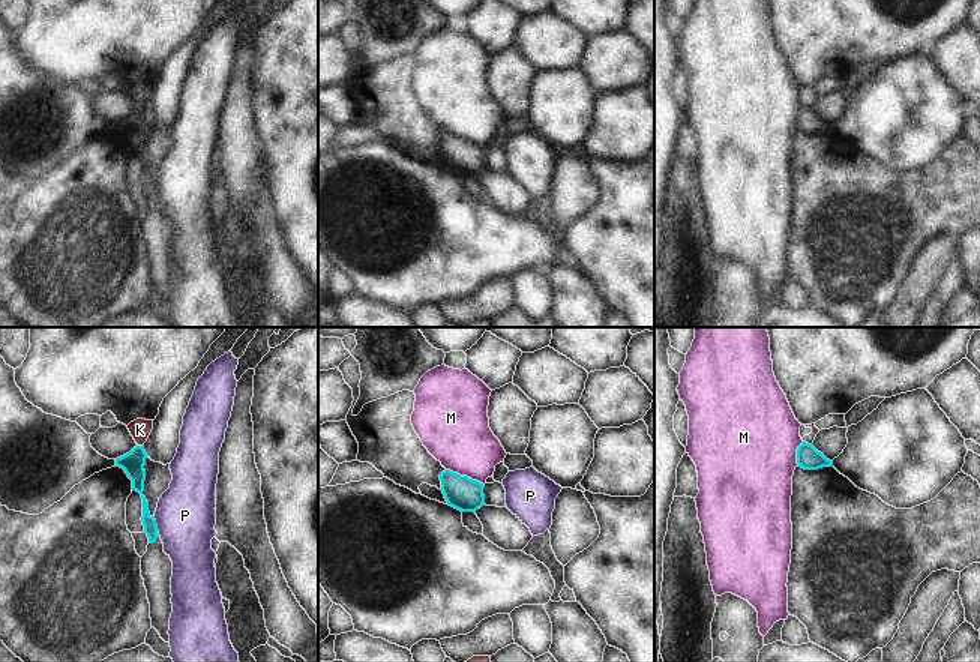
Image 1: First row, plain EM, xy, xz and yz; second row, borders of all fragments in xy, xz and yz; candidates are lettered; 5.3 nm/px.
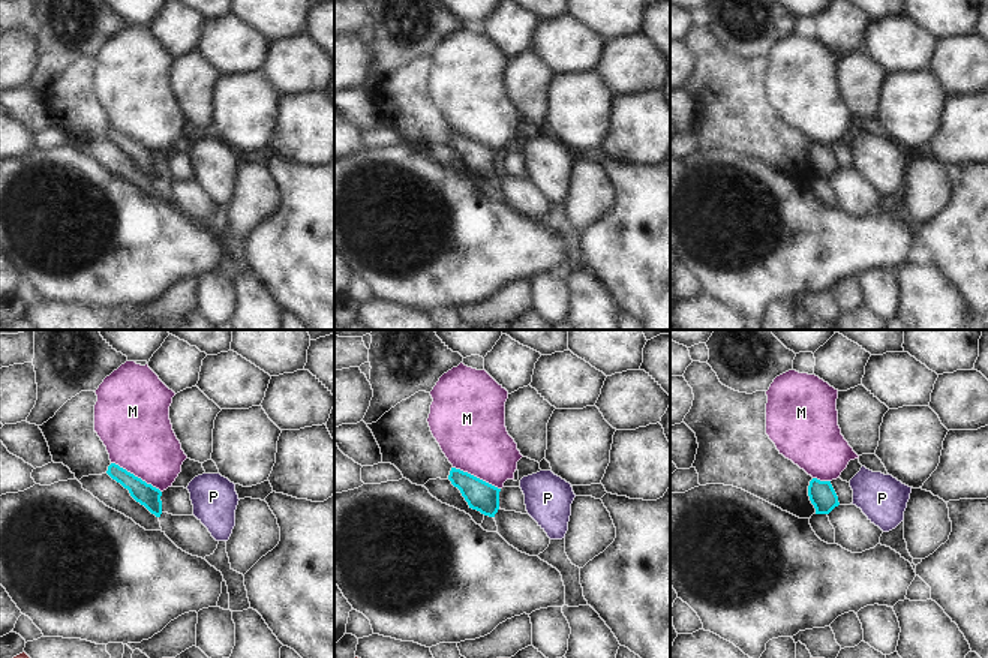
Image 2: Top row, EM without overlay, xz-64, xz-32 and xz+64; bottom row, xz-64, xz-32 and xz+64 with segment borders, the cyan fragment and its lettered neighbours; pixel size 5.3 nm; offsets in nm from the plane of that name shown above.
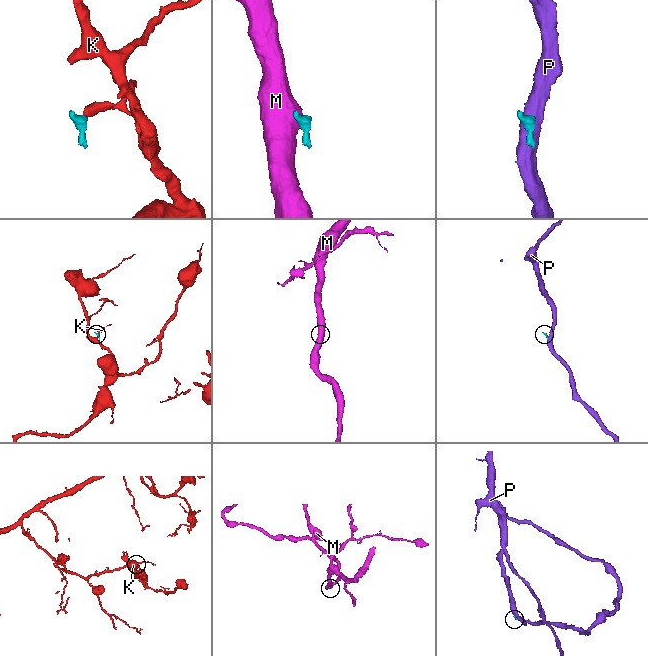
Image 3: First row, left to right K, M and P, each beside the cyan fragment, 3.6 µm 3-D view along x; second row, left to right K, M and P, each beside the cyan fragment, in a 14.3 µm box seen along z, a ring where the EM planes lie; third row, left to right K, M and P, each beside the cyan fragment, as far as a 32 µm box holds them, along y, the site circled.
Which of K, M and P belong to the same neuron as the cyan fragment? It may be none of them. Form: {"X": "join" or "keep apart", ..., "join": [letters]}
{"K": "keep apart", "M": "keep apart", "P": "keep apart", "join": []}

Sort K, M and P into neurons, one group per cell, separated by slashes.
K / M / P

